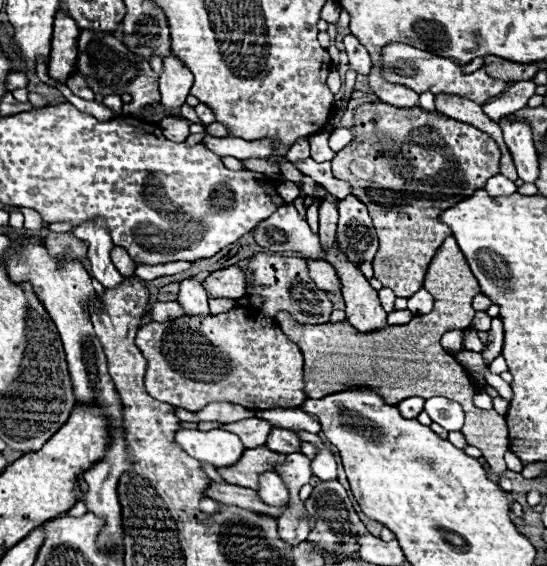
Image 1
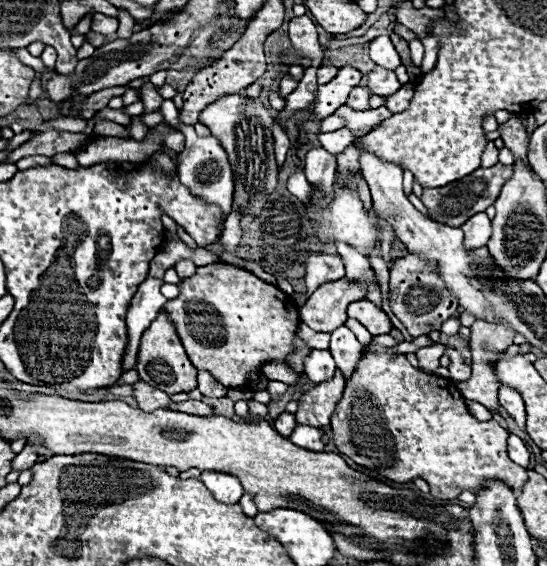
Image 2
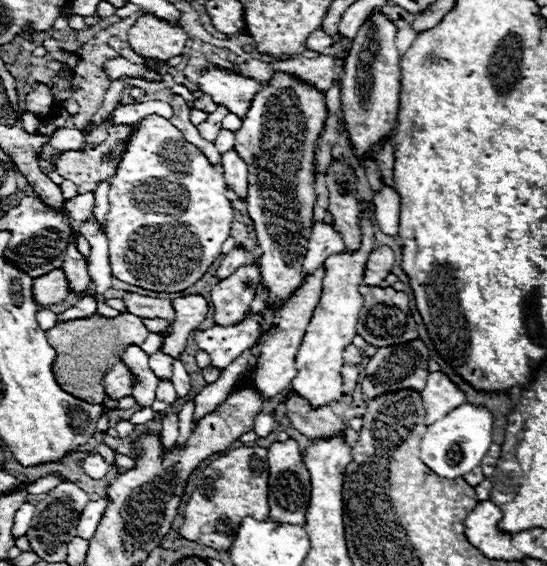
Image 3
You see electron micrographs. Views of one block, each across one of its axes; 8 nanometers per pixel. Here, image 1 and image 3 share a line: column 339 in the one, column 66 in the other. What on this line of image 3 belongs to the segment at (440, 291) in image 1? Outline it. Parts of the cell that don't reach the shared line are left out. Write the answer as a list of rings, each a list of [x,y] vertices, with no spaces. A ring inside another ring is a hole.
[[[122,314],[118,318],[104,318],[104,316],[90,316],[86,320],[70,320],[60,322],[54,328],[46,330],[50,346],[56,350],[56,360],[52,364],[52,374],[56,382],[62,386],[62,390],[68,390],[68,394],[100,404],[104,400],[104,374],[110,370],[110,366],[118,360],[122,360],[122,352],[126,346],[136,344],[140,346],[146,336],[150,334],[144,326],[142,318],[134,314]]]

